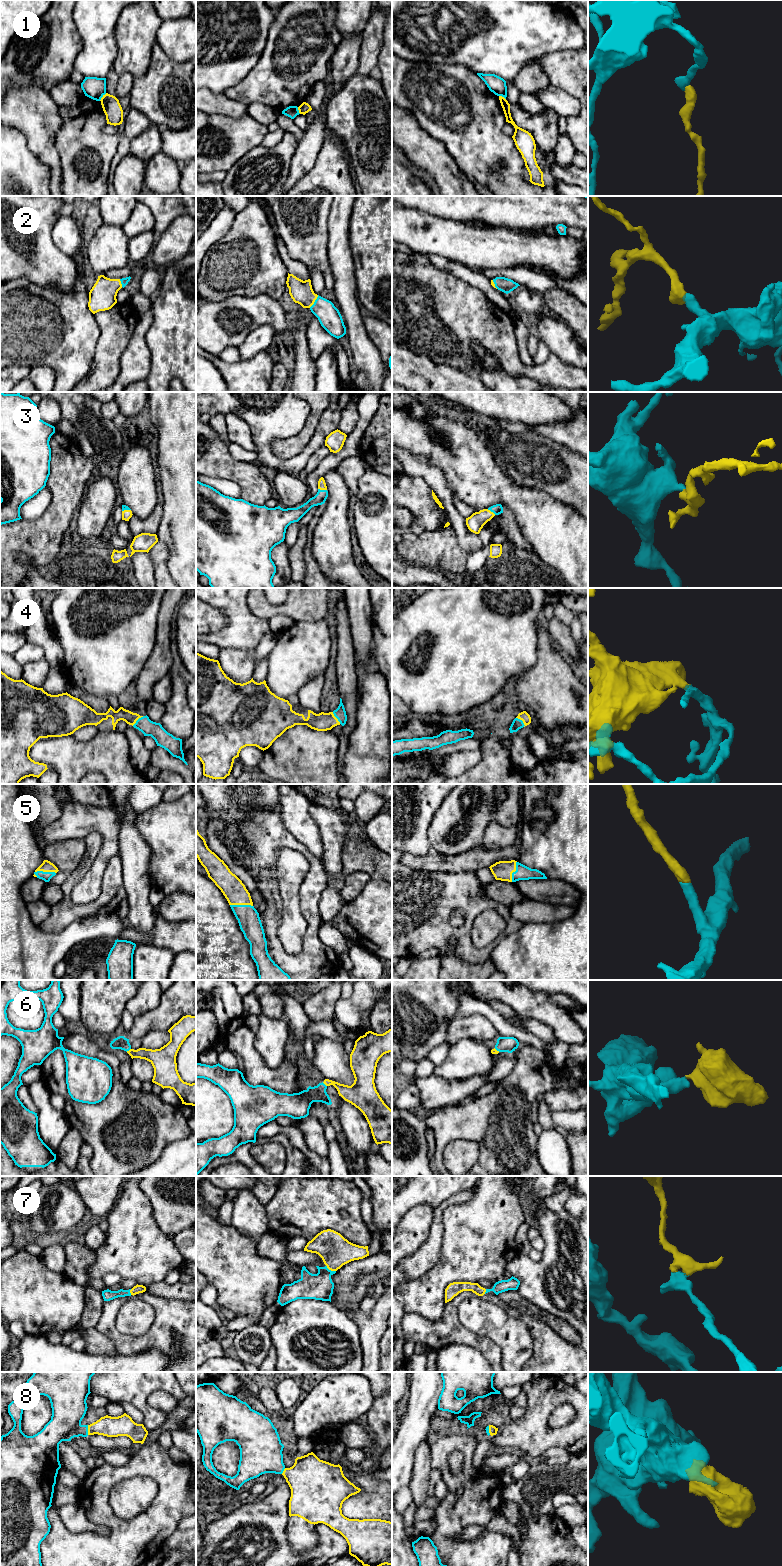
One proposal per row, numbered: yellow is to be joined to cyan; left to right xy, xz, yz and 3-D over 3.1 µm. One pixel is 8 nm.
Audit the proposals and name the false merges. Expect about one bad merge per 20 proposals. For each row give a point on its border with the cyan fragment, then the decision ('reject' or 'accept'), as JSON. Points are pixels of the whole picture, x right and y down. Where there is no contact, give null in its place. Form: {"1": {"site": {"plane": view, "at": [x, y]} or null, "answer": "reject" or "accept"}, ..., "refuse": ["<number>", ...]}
{"1": {"site": {"plane": "xy", "at": [102, 96]}, "answer": "reject"}, "2": {"site": {"plane": "xz", "at": [315, 301]}, "answer": "accept"}, "3": {"site": {"plane": "xz", "at": [322, 490]}, "answer": "accept"}, "4": {"site": {"plane": "yz", "at": [521, 720]}, "answer": "accept"}, "5": {"site": {"plane": "xy", "at": [44, 872]}, "answer": "accept"}, "6": {"site": {"plane": "xy", "at": [128, 1050]}, "answer": "accept"}, "7": {"site": {"plane": "xz", "at": [330, 1270]}, "answer": "accept"}, "8": {"site": {"plane": "xy", "at": [87, 1430]}, "answer": "accept"}, "refuse": ["1"]}

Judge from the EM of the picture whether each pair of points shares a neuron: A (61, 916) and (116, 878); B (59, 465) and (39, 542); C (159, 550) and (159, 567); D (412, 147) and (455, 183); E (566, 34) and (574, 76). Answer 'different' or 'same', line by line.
A: same
B: same
C: same
D: same
E: different

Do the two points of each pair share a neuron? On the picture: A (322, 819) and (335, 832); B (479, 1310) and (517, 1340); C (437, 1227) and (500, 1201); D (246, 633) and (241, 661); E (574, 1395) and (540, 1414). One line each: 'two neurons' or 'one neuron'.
A: one neuron
B: one neuron
C: two neurons
D: two neurons
E: one neuron

